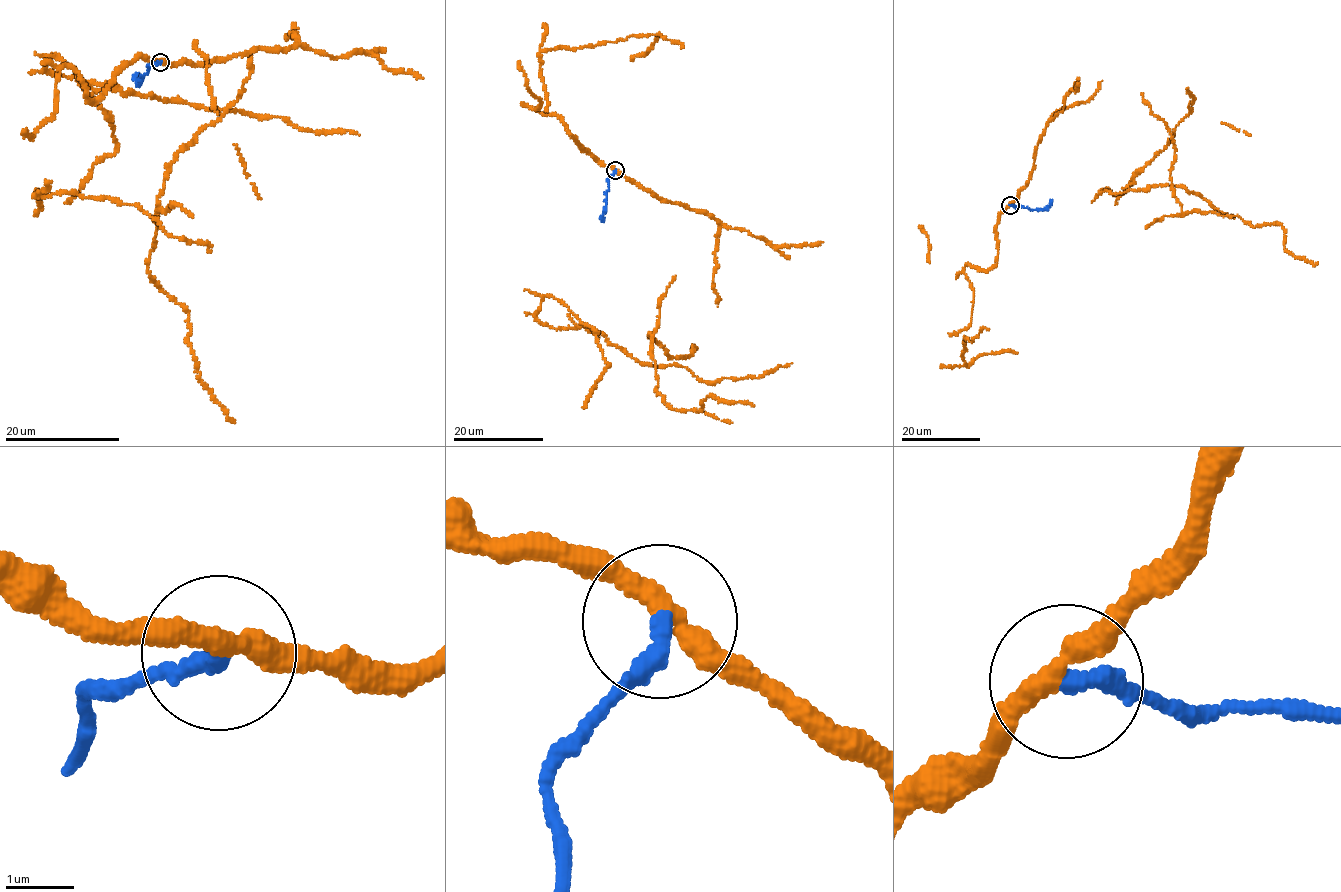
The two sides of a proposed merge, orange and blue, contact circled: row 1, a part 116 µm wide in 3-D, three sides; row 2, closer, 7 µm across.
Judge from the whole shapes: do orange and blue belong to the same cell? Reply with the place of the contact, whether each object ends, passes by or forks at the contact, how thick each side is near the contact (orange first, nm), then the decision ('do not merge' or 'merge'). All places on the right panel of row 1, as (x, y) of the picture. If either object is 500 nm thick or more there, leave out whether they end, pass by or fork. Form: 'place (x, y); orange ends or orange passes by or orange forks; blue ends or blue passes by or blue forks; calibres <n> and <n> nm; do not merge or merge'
place (1010, 205); orange passes by; blue ends; calibres 320 and 280 nm; do not merge

